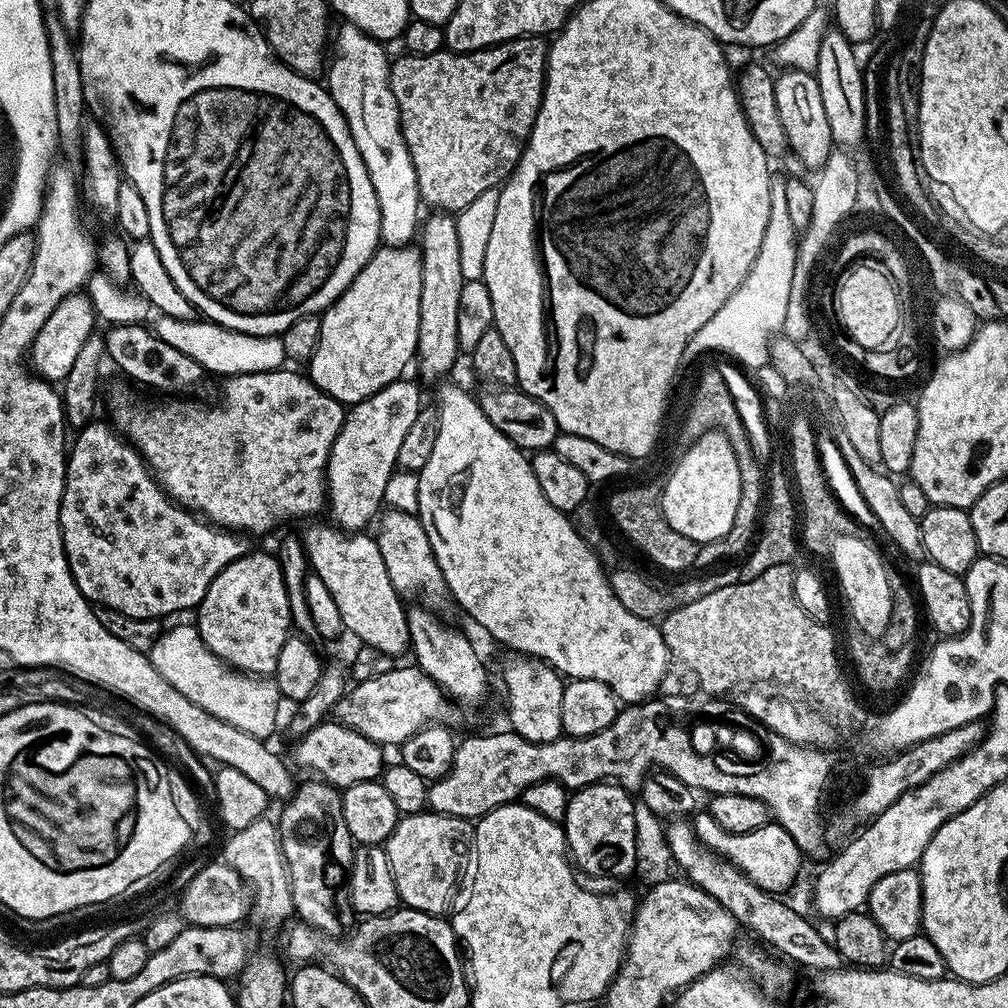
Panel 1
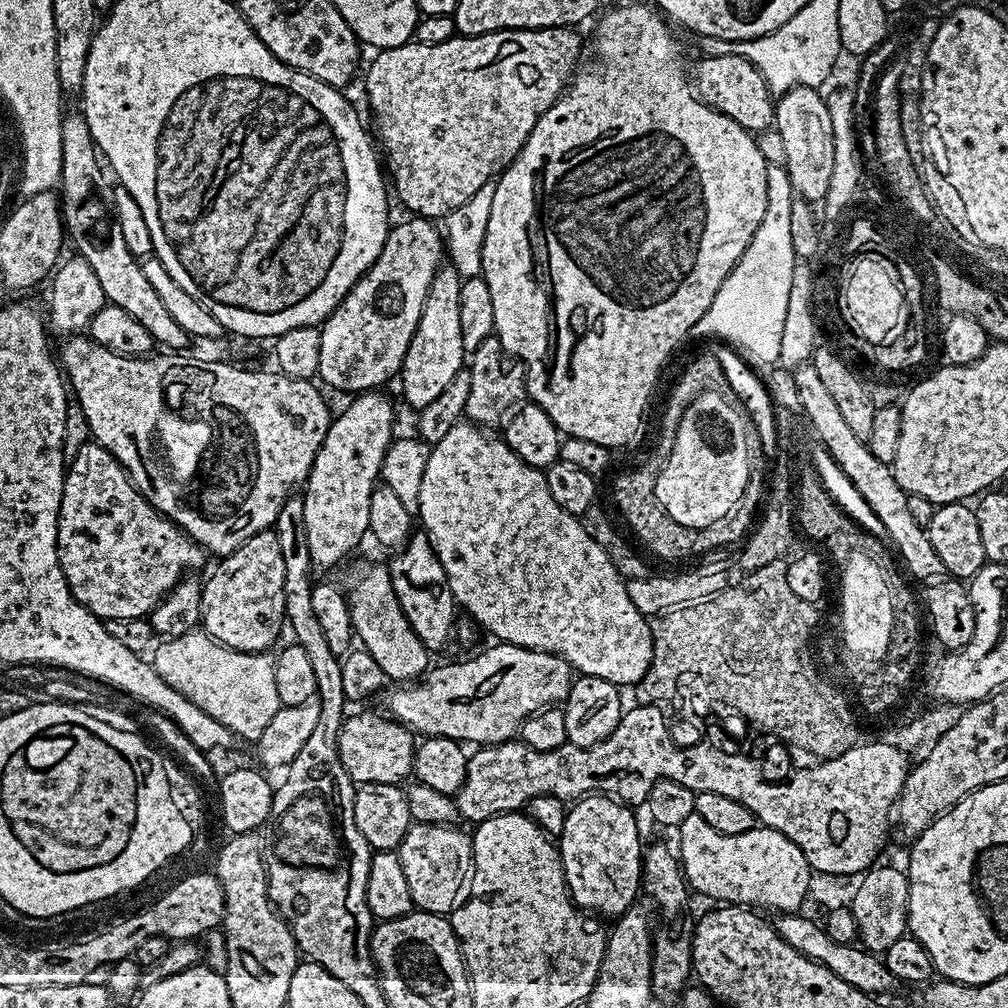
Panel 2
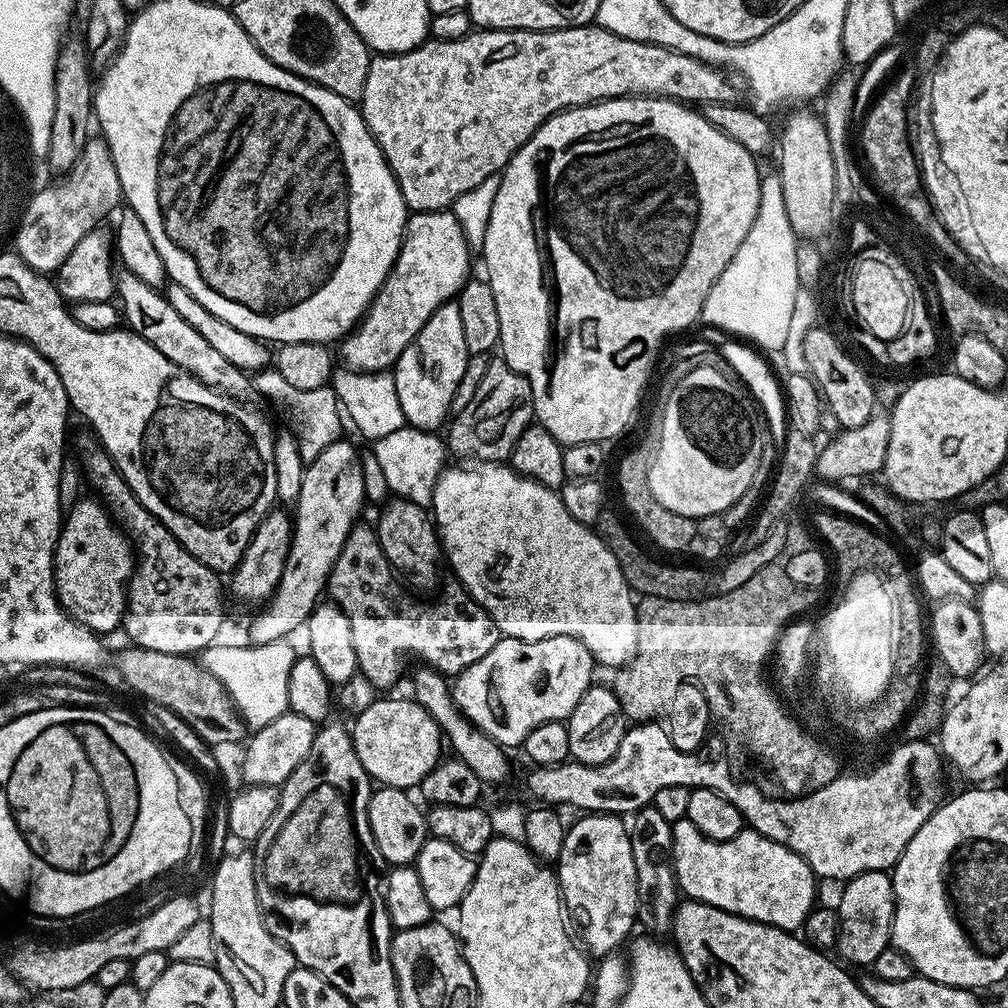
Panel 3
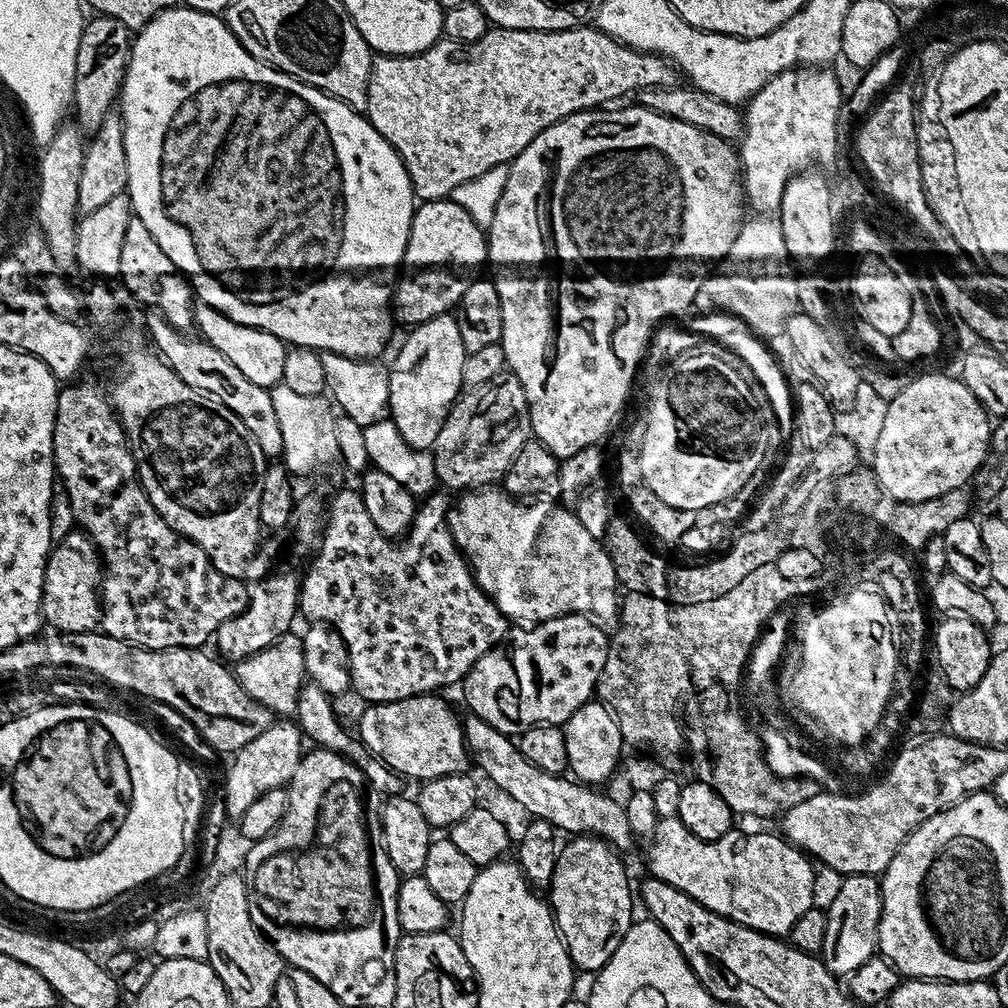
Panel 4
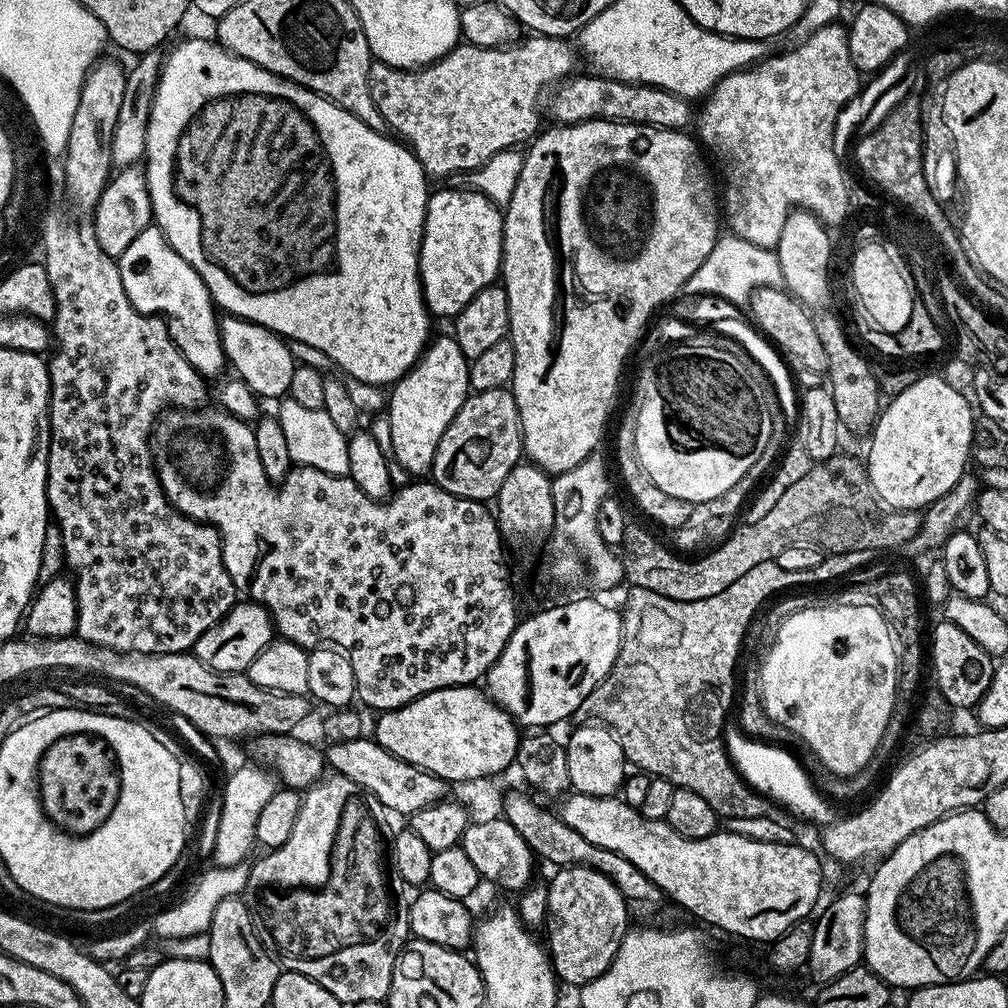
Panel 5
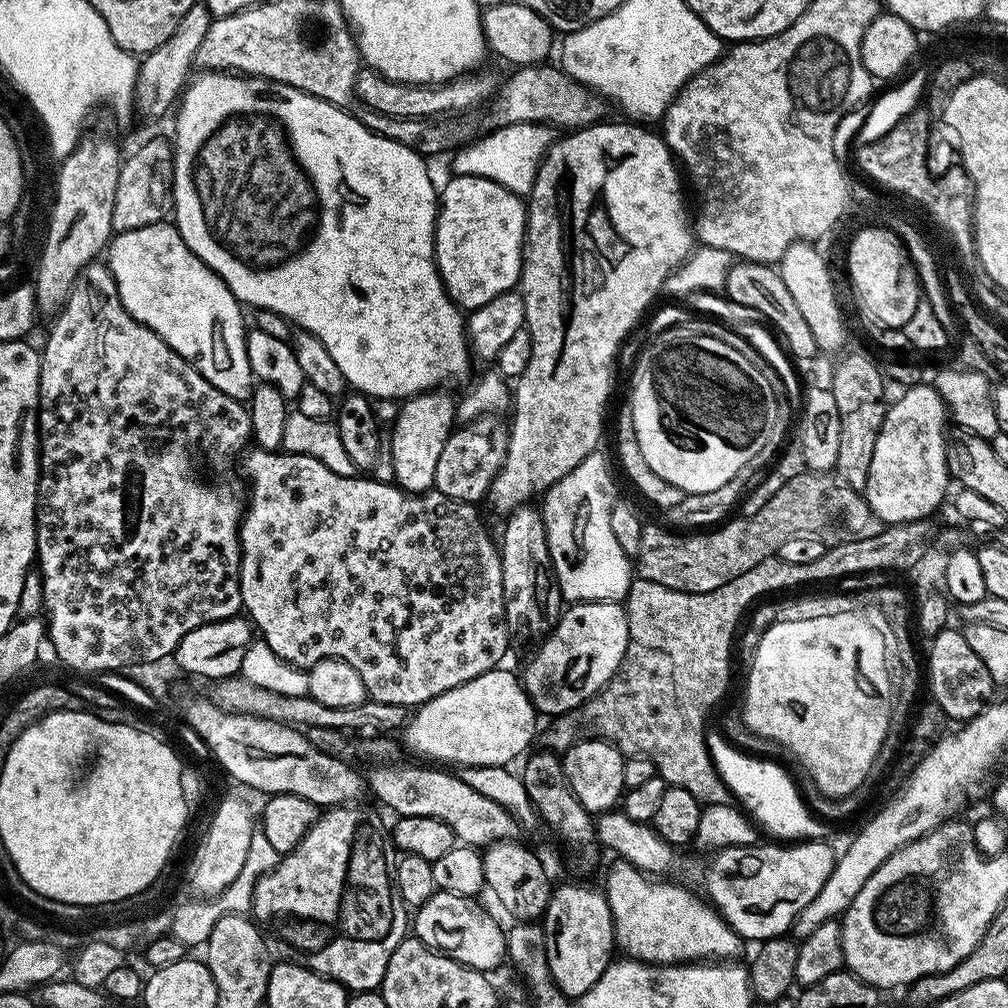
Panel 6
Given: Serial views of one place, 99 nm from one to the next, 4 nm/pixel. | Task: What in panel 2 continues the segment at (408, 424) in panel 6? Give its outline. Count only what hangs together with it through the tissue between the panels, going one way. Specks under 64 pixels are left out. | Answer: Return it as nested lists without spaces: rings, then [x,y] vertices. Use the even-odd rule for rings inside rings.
[[[442,266],[437,270],[432,288],[428,291],[428,297],[424,303],[422,318],[410,338],[410,346],[404,355],[403,365],[398,373],[398,381],[400,380],[401,386],[404,387],[405,402],[413,410],[430,406],[430,402],[434,402],[434,398],[438,398],[438,394],[442,394],[442,390],[446,390],[446,386],[450,386],[454,374],[458,374],[458,370],[465,367],[466,353],[462,346],[462,326],[458,323],[458,294],[461,283],[462,278],[457,274],[455,268]]]

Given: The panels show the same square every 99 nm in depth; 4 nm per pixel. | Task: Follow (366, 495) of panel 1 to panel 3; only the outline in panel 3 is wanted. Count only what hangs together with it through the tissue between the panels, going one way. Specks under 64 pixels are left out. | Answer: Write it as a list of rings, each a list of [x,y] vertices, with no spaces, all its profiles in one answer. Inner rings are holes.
[[[347,438],[335,440],[318,458],[307,461],[302,490],[292,516],[292,541],[276,591],[268,597],[248,628],[247,643],[265,644],[291,637],[295,628],[303,629],[308,615],[317,606],[325,591],[338,554],[342,554],[346,538],[357,523],[360,507],[365,507],[362,486],[361,453]]]

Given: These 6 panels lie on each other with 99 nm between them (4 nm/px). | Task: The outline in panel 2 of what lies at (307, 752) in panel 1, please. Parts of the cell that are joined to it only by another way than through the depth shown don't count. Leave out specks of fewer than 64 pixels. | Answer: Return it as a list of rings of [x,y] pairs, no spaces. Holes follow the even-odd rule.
[[[360,712],[357,716],[349,715],[344,722],[344,729],[340,732],[340,757],[346,766],[352,780],[357,785],[370,782],[383,784],[400,784],[407,776],[411,777],[416,762],[417,741],[406,725],[398,720],[393,720],[387,715],[375,716],[372,712]]]

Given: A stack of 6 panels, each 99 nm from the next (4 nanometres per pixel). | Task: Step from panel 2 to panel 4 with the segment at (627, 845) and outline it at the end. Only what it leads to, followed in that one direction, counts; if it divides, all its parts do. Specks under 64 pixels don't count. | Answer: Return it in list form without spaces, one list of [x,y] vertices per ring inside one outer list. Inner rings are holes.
[[[580,834],[569,840],[572,841],[560,848],[558,862],[554,866],[554,878],[550,885],[550,907],[556,918],[556,928],[568,948],[572,967],[581,973],[595,974],[606,966],[606,962],[610,962],[614,950],[618,950],[622,938],[626,938],[626,930],[630,930],[634,923],[634,888],[633,885],[632,888],[628,885],[628,872],[620,861],[621,853],[614,850],[607,840],[587,834]]]

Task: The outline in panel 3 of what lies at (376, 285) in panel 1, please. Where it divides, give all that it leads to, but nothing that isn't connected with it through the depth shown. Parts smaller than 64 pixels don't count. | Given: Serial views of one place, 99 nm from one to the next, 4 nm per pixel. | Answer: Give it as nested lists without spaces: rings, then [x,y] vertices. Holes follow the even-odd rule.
[[[451,210],[443,212],[414,212],[404,226],[404,240],[400,244],[400,253],[388,270],[388,276],[376,292],[359,324],[339,341],[343,367],[356,372],[382,372],[391,369],[396,360],[410,346],[410,342],[426,326],[430,314],[443,304],[449,303],[459,293],[464,281],[469,279],[468,255],[470,249],[462,234],[462,226]]]

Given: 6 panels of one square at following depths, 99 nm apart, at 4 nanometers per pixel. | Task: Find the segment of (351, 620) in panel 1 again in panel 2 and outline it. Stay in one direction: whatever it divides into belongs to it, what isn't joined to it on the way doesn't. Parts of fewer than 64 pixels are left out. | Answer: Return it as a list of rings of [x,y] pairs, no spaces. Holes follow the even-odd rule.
[[[387,567],[368,568],[356,581],[352,584],[352,589],[347,589],[348,609],[350,610],[350,618],[352,619],[352,631],[362,643],[363,651],[370,654],[370,658],[374,658],[374,662],[378,662],[378,666],[382,666],[382,670],[388,676],[389,681],[395,682],[416,682],[421,679],[429,671],[430,653],[428,647],[421,642],[418,634],[414,634],[414,630],[410,626],[410,622],[406,622],[406,614],[402,614],[402,606],[398,606],[398,598],[392,589],[390,582],[390,574]]]

